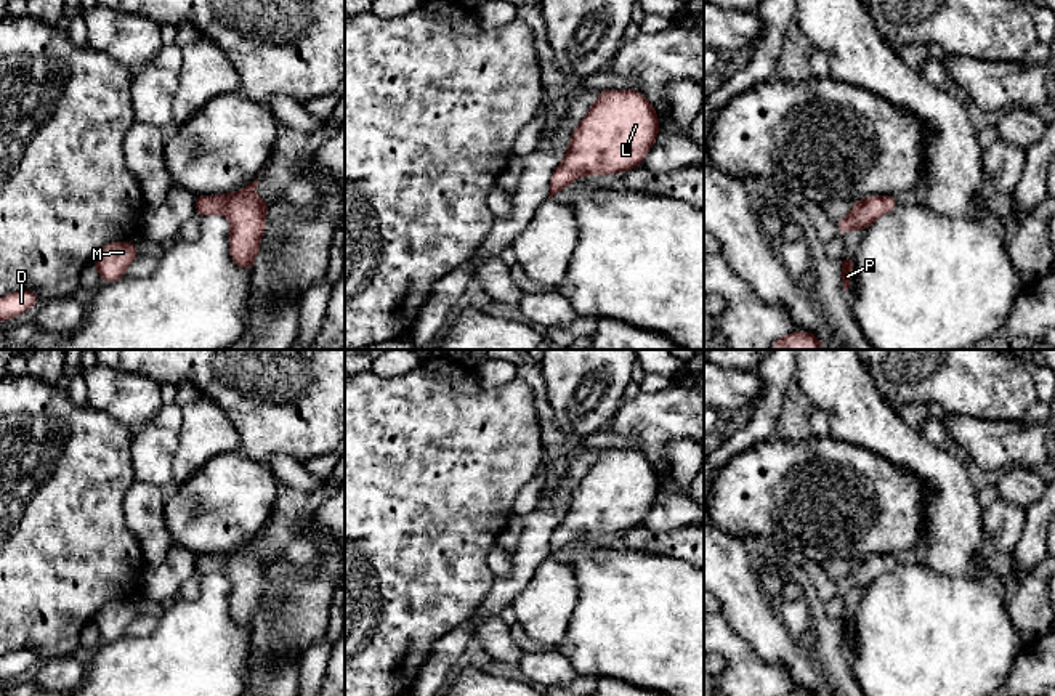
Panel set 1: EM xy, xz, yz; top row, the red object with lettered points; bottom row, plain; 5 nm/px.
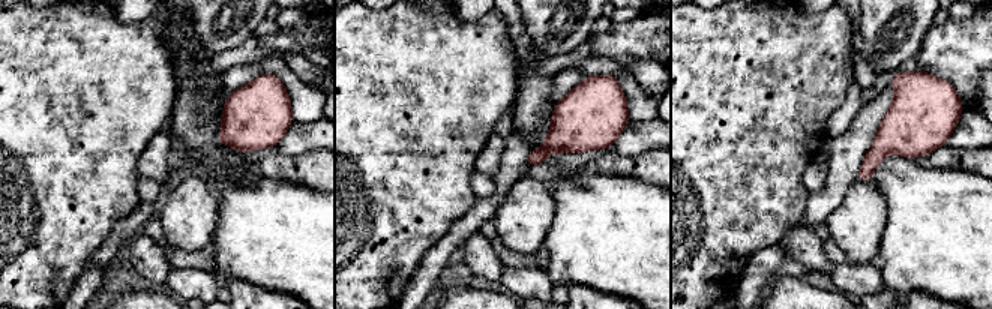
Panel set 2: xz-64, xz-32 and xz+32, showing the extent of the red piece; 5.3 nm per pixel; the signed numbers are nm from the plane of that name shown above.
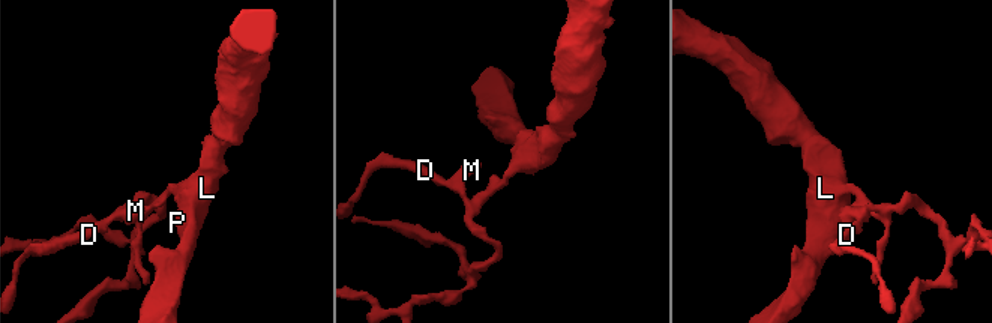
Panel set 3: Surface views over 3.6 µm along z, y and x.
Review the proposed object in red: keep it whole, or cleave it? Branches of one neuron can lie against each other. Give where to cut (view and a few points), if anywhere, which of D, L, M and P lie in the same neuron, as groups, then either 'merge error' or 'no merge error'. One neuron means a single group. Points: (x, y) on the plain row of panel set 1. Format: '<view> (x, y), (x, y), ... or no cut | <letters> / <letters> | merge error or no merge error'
no cut | D L M P | no merge error

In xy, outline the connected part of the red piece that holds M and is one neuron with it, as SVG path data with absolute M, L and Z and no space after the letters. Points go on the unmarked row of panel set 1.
M109 601L91 619L103 641L115 641L125 635L127 625L136 617L136 601Z

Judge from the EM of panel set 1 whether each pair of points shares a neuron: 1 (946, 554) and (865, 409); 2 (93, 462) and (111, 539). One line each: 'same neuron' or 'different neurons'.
1: same neuron
2: same neuron

